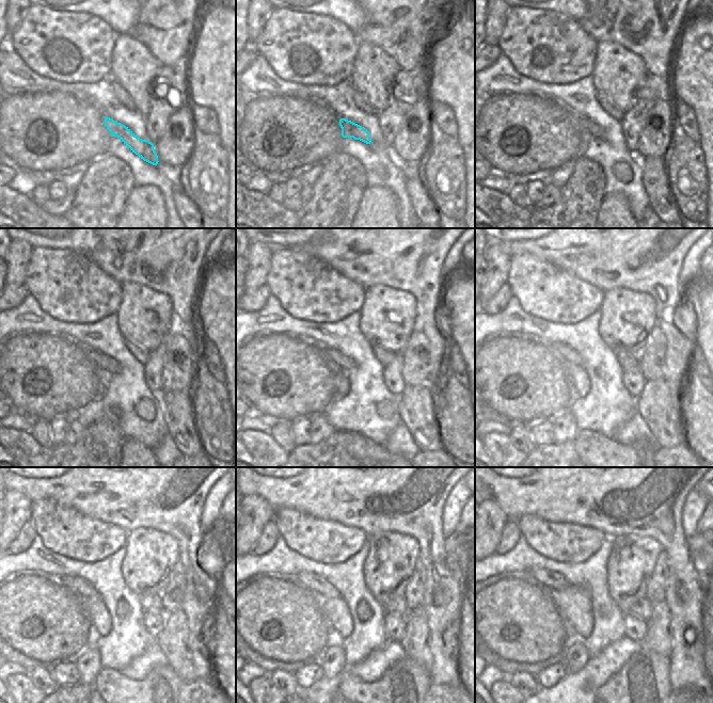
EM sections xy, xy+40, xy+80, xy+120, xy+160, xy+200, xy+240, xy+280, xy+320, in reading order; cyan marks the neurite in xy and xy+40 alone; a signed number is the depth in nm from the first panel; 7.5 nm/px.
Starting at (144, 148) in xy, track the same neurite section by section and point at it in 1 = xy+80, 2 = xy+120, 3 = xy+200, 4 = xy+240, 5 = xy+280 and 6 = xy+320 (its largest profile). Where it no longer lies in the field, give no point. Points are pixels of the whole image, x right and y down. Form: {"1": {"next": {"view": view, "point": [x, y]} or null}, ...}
{"1": {"next": {"view": "xy+80", "point": [584, 124]}}, "2": {"next": {"view": "xy+120", "point": [104, 362]}}, "3": {"next": {"view": "xy+200", "point": [568, 354]}}, "4": {"next": {"view": "xy+240", "point": [84, 588]}}, "5": {"next": {"view": "xy+280", "point": [317, 584]}}, "6": {"next": {"view": "xy+320", "point": [555, 580]}}}

